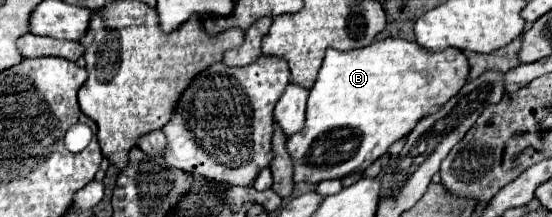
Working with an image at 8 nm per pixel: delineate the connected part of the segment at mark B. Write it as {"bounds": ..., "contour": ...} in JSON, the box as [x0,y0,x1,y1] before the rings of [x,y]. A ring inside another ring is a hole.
{"bounds":[286,37,468,185],"contour":[[[390,37],[346,53],[328,49],[318,79],[310,89],[304,129],[286,139],[286,149],[294,161],[294,183],[306,181],[316,185],[324,179],[342,179],[356,171],[362,173],[380,155],[384,155],[394,141],[408,135],[424,115],[436,111],[456,95],[466,83],[466,75],[468,61],[464,53],[450,47],[440,53],[430,53],[414,41]]]}

